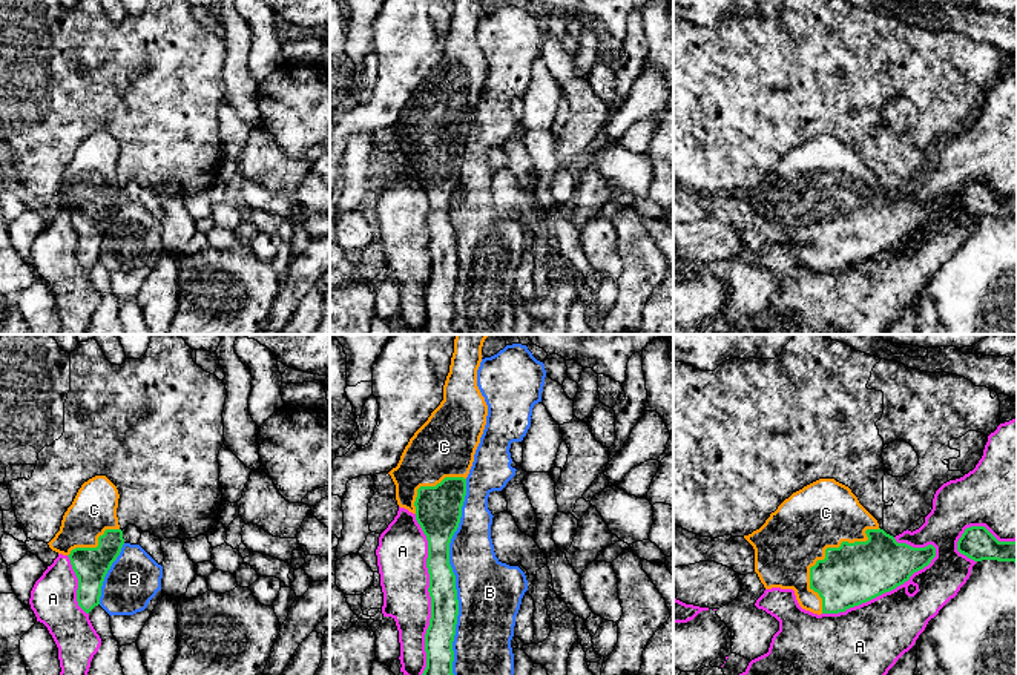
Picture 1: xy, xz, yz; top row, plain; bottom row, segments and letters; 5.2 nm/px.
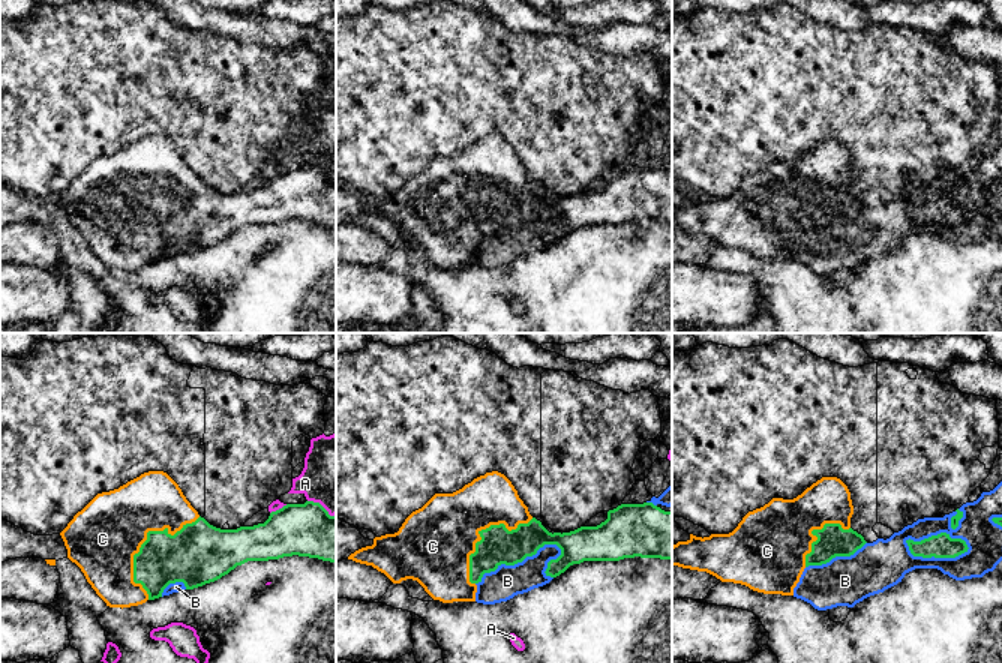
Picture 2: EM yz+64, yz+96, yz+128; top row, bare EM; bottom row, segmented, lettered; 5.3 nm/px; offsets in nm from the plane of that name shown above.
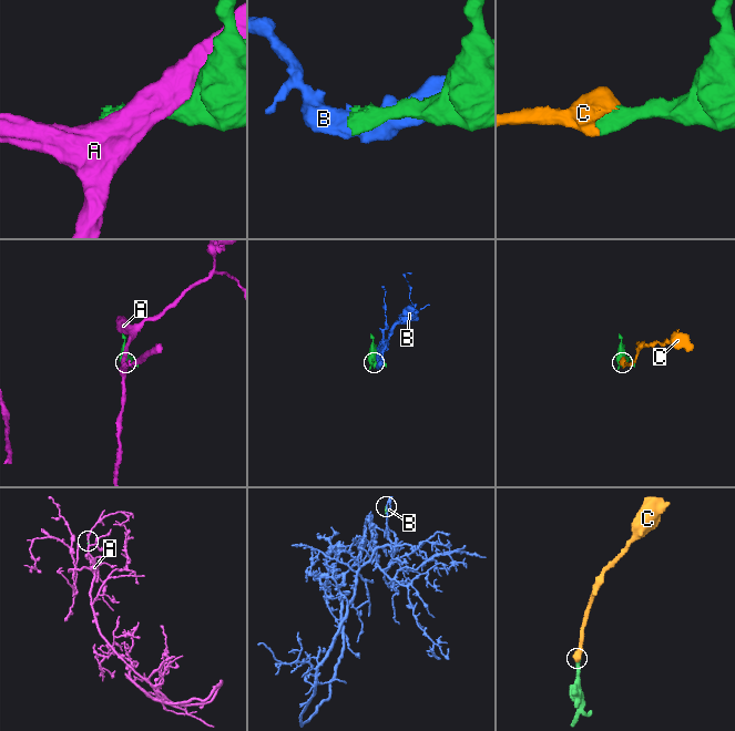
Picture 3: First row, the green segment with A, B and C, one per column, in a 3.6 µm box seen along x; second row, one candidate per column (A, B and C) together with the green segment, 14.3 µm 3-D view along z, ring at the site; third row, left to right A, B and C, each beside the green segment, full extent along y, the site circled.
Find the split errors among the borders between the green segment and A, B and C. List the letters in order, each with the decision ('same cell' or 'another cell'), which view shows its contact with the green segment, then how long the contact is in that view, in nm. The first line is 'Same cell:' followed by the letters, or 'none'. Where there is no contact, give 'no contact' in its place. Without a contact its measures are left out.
Same cell: C
A: another cell; contact in yz; length 700 nm
B: another cell; contact in xz; length 1050 nm
C: same cell; contact in yz; length 550 nm

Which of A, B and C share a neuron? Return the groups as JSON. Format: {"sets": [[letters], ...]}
{"sets": [["A"], ["B"], ["C"]]}

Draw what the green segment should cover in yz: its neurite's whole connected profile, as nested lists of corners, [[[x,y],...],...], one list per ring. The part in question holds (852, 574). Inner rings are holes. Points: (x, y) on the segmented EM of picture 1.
[[[819,479],[785,499],[765,523],[744,538],[755,549],[755,572],[765,589],[793,589],[799,606],[813,614],[839,614],[896,589],[936,557],[936,548],[897,543],[879,528],[851,489],[834,479]]]

